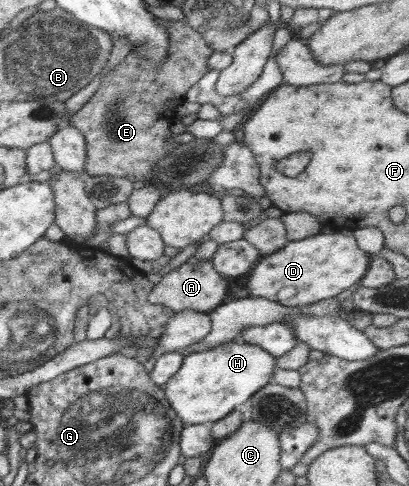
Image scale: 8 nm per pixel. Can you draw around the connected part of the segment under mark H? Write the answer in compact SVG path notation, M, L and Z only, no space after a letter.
M233 339L215 348L184 356L179 370L163 386L163 392L183 423L211 424L233 412L236 406L248 404L258 390L270 383L275 374L275 364L276 357L264 348Z

